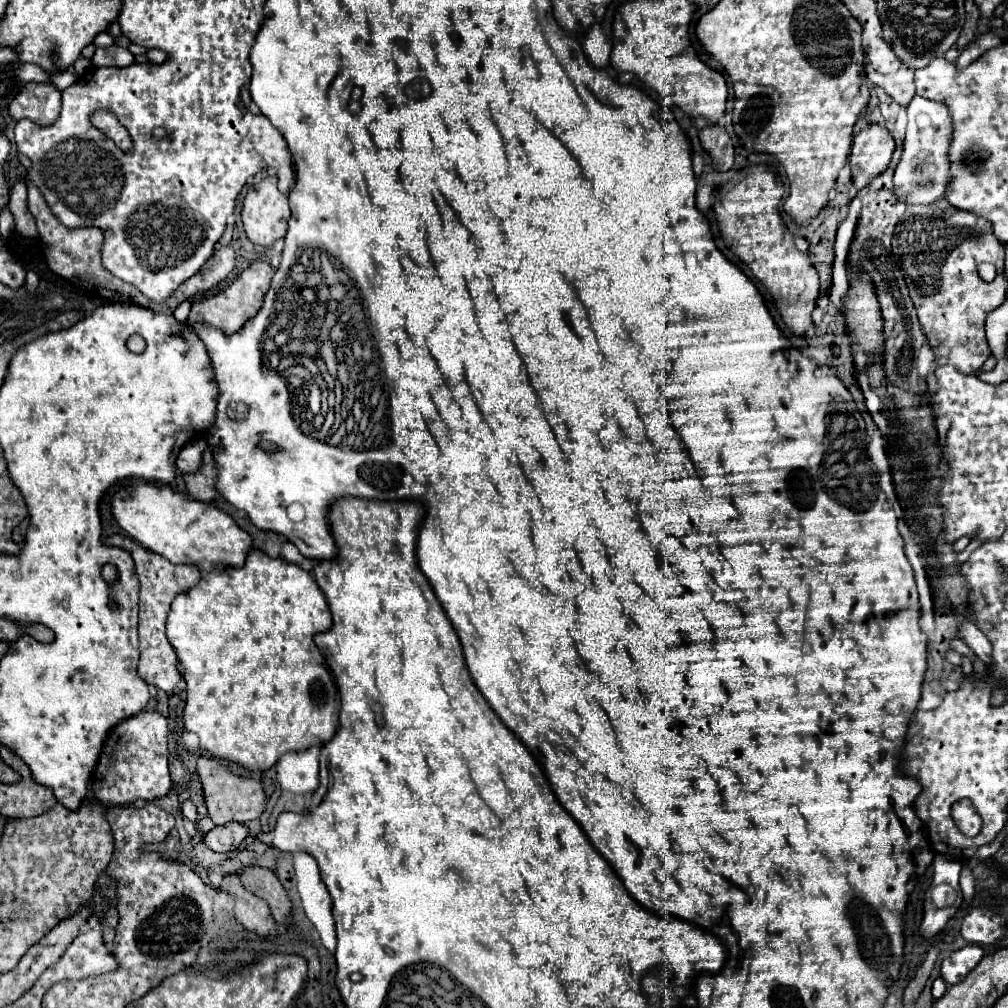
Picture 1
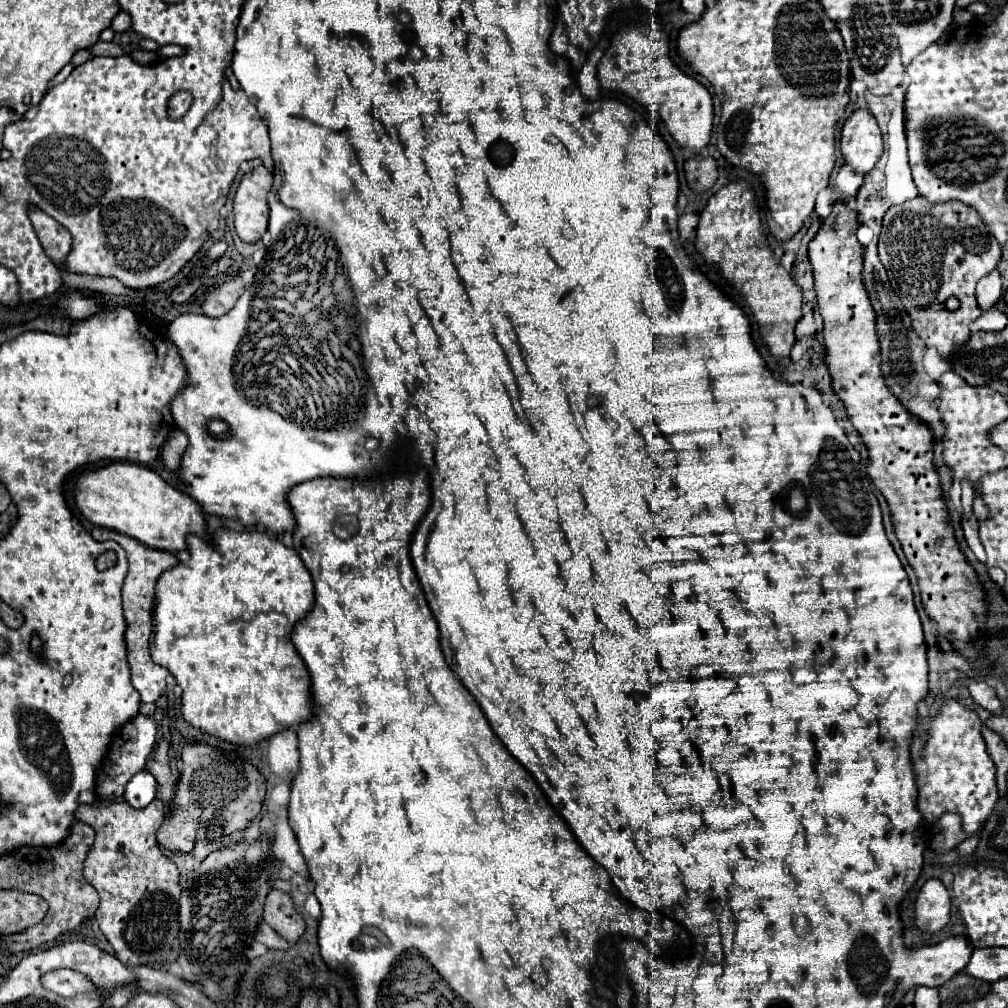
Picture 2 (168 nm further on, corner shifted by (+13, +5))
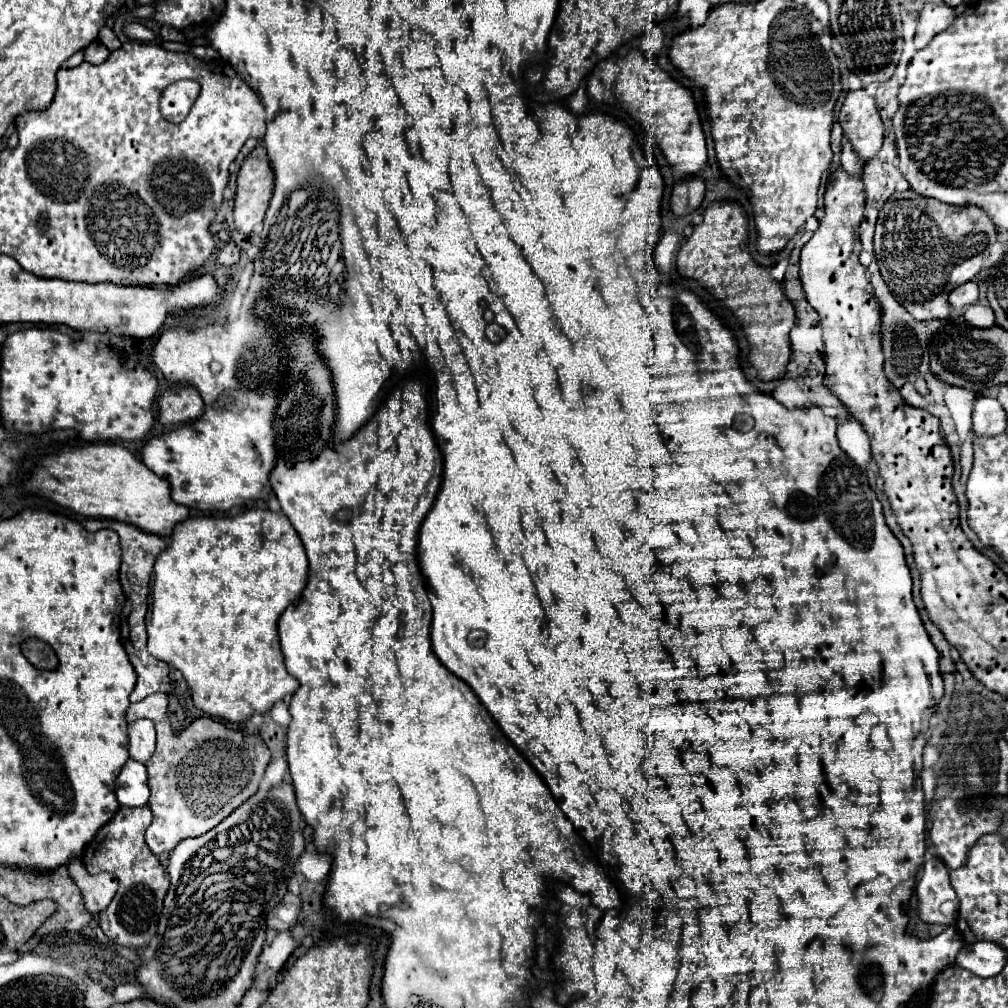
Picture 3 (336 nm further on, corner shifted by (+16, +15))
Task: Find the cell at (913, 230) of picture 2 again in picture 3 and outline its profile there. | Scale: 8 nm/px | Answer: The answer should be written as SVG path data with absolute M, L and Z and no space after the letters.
M906 190L884 204L876 222L874 252L892 296L916 320L948 320L950 290L980 274L996 238L996 226L980 206L952 206Z

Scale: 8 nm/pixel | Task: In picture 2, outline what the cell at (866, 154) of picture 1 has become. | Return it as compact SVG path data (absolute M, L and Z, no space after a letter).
M867 108L855 110L843 124L841 154L855 172L867 174L883 154L883 140L877 120Z

